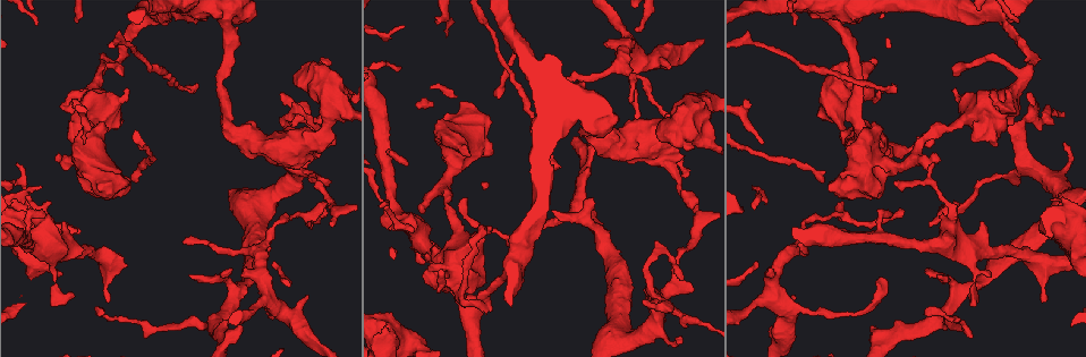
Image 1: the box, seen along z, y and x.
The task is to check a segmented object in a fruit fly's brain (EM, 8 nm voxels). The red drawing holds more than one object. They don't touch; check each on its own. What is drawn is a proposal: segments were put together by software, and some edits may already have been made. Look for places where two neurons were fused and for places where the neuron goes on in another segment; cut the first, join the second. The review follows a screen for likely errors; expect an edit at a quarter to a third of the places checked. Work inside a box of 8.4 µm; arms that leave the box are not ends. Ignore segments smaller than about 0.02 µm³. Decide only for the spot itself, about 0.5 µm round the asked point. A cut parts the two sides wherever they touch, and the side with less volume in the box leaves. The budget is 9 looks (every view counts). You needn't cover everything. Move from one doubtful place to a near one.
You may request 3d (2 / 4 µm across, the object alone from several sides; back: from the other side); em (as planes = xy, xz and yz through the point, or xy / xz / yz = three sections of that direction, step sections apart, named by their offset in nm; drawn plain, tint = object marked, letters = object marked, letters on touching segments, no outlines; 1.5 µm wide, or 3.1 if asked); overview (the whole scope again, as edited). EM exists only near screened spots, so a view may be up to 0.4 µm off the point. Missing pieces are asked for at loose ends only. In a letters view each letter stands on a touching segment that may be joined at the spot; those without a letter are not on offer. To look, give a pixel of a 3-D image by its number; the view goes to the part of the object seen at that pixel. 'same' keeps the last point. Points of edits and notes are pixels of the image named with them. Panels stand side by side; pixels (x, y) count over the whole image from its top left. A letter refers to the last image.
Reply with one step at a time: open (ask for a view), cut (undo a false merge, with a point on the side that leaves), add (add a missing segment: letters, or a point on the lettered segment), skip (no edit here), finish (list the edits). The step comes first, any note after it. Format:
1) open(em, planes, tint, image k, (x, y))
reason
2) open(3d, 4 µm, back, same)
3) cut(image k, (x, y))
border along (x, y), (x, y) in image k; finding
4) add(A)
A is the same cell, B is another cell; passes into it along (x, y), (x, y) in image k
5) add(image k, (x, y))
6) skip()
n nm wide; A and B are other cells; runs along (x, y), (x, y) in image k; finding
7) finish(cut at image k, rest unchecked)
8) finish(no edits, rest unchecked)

open(em, xy, step 8, tint, image 1, (324, 211))

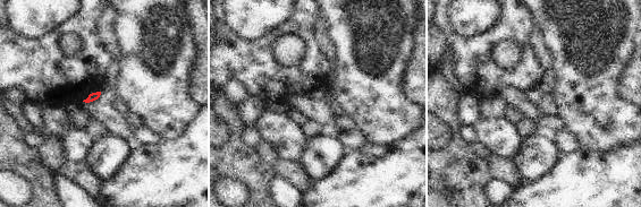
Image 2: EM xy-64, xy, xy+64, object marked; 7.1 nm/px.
open(em, planes, letters, same)
another direction

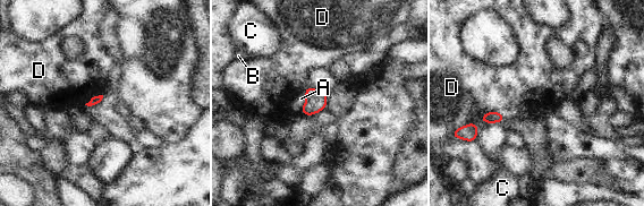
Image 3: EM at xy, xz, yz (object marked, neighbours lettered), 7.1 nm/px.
skip()
A, B, C and D are other cells; border along (304, 91), (306, 101), (301, 110) in image 3; no lettered segment goes on from it

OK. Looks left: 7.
open(3d, 2 µm, image 1, (692, 207))
free end

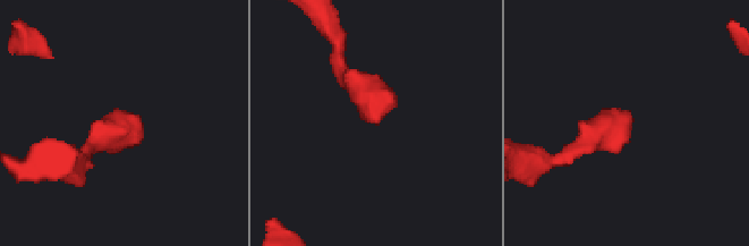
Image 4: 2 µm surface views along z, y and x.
open(em, planes, plain, image 4, (124, 120))

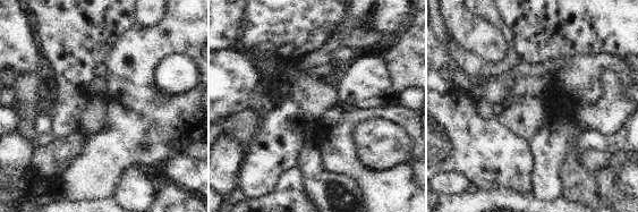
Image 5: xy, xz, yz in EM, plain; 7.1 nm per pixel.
open(em, planes, letters, same)
see the neighbours

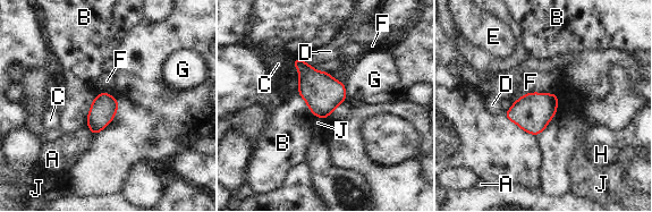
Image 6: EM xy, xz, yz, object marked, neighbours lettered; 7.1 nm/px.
skip()
B touches over 260 nm; A, B, C, D, E, F, G, H and J are other cells; border along (552, 91), (527, 92), (519, 96) in image 6; no lettered segment goes on from it

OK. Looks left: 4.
open(3d, 4 µm, image 1, (953, 74))
thin end

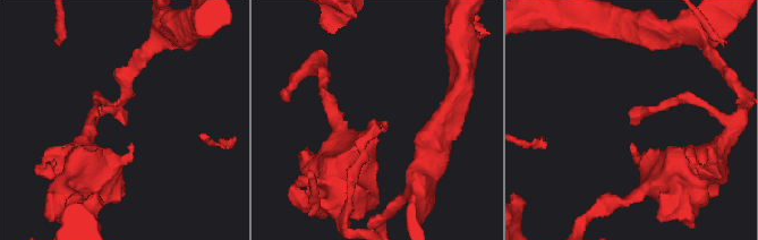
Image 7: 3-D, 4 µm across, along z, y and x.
open(em, xz, step 4, tint, image 7, (631, 122))

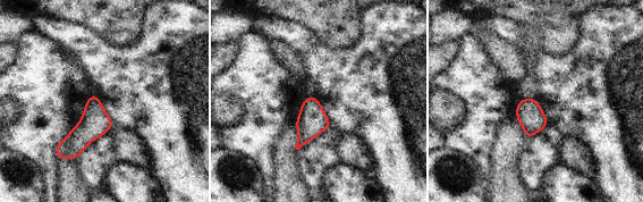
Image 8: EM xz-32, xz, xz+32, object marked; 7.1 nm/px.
open(em, planes, letters, same)

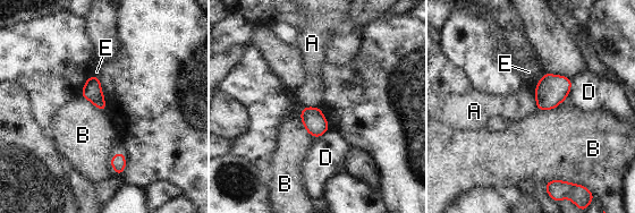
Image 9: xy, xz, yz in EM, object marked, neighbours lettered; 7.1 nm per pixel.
skip()
A, B, D and E are other cells; border along (533, 93), (536, 100), (536, 108) in image 9; no lettered segment goes on from it

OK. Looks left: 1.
open(em, planes, letters, image 1, (552, 211))
free end

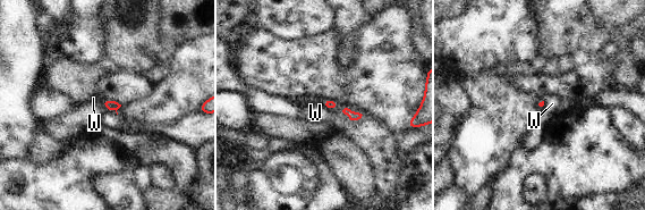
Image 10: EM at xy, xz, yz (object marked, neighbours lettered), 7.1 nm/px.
skip()
W is another cell; border along (322, 103), (329, 110) in image 10; none of them fits

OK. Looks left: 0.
finish(no edits, rest unchecked)

